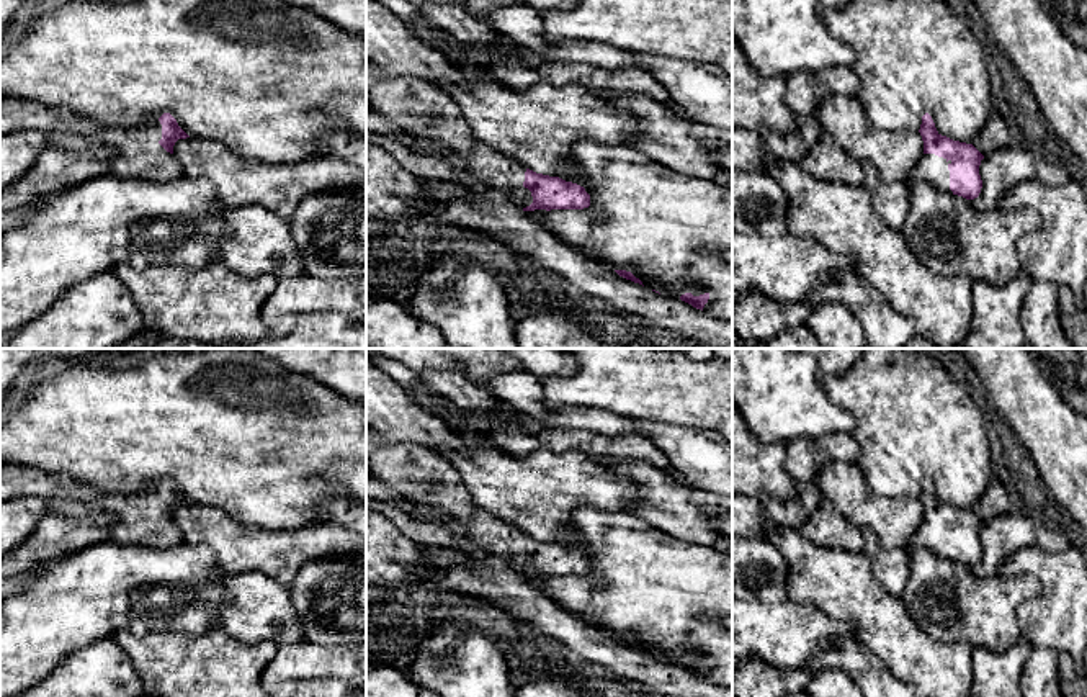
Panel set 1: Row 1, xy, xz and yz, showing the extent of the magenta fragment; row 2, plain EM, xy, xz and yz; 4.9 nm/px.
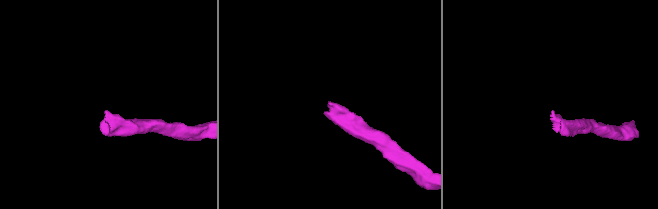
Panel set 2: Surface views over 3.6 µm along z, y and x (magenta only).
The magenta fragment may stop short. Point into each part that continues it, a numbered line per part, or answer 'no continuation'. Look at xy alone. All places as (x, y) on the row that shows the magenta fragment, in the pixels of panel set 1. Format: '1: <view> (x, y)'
1: xy (133, 152)

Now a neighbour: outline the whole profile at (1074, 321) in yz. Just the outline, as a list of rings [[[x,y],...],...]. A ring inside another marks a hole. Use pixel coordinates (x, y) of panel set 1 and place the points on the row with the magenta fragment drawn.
[[[1058,286],[1058,303],[1062,327],[1074,348],[1087,348],[1087,313],[1079,309],[1071,290]]]

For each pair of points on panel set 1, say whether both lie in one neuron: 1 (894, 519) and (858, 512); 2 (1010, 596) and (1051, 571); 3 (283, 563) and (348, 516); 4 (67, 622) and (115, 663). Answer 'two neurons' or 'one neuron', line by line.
1: one neuron
2: two neurons
3: two neurons
4: two neurons

